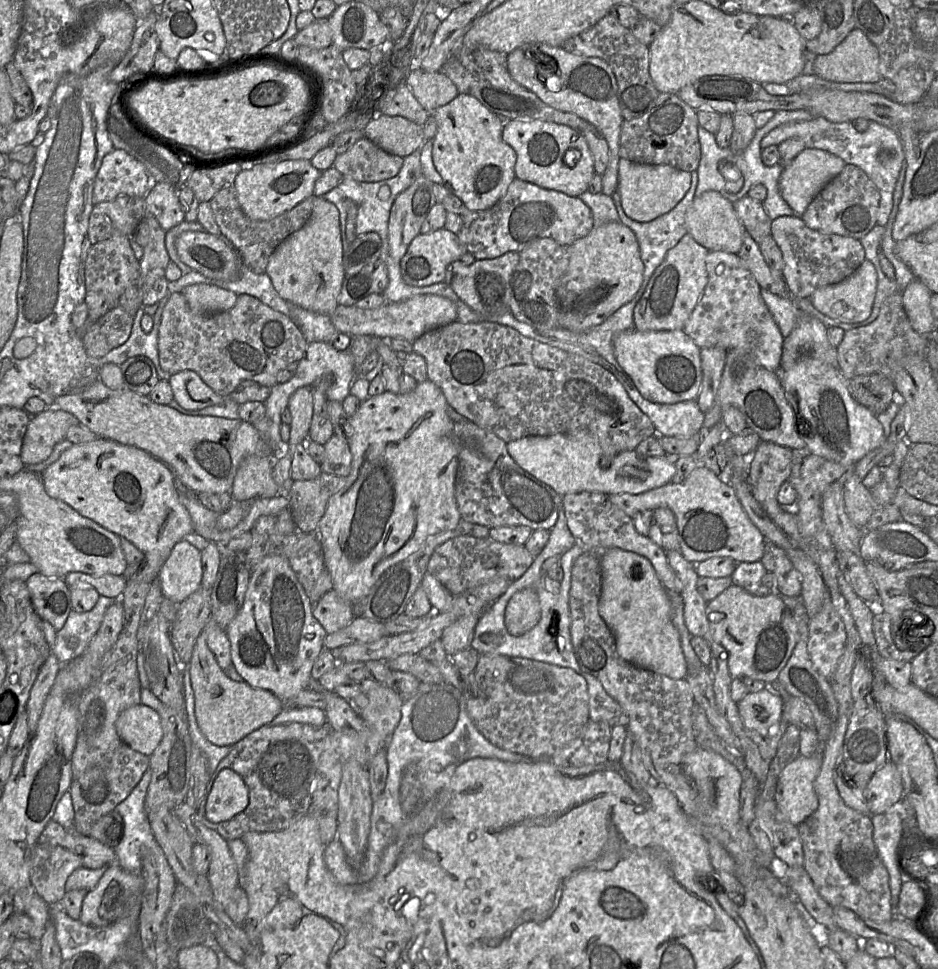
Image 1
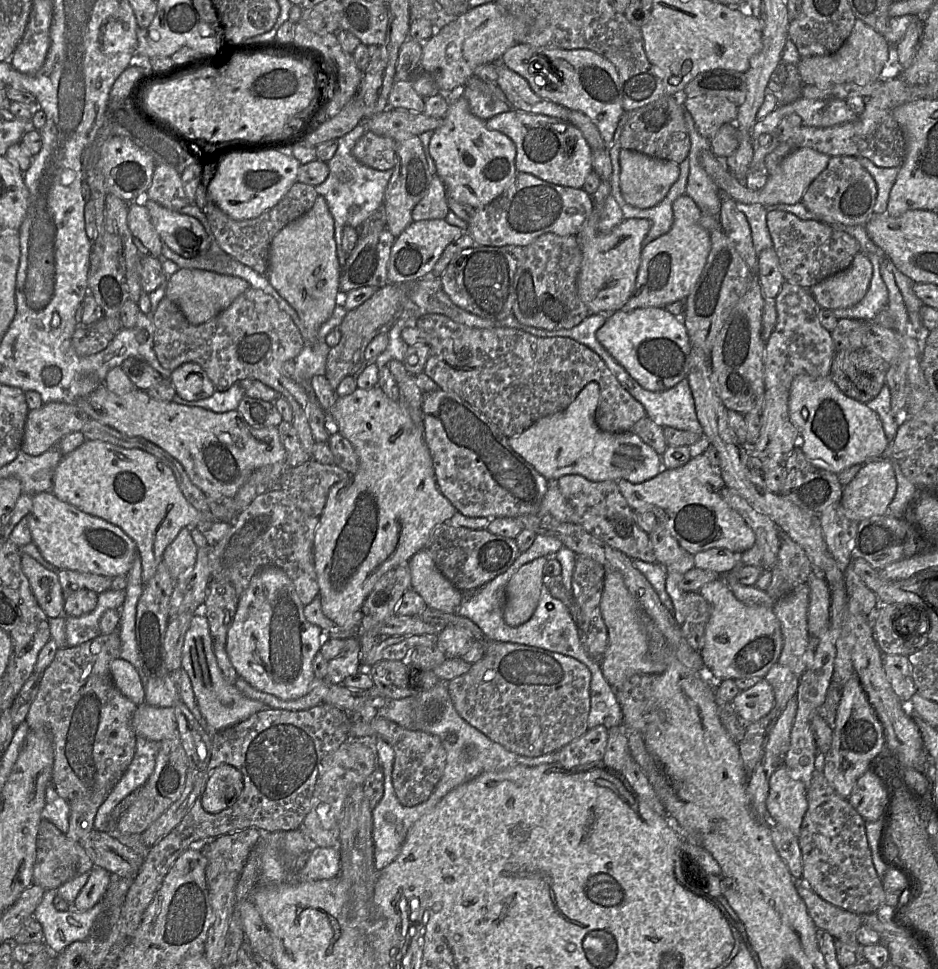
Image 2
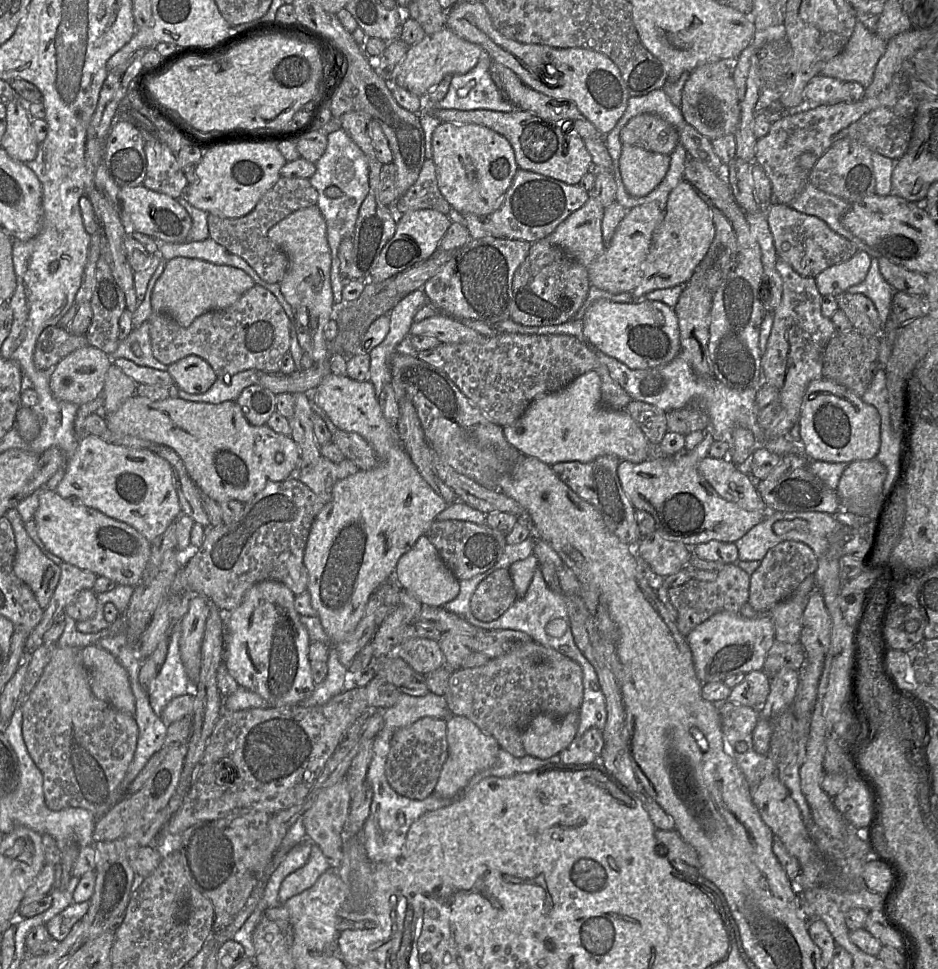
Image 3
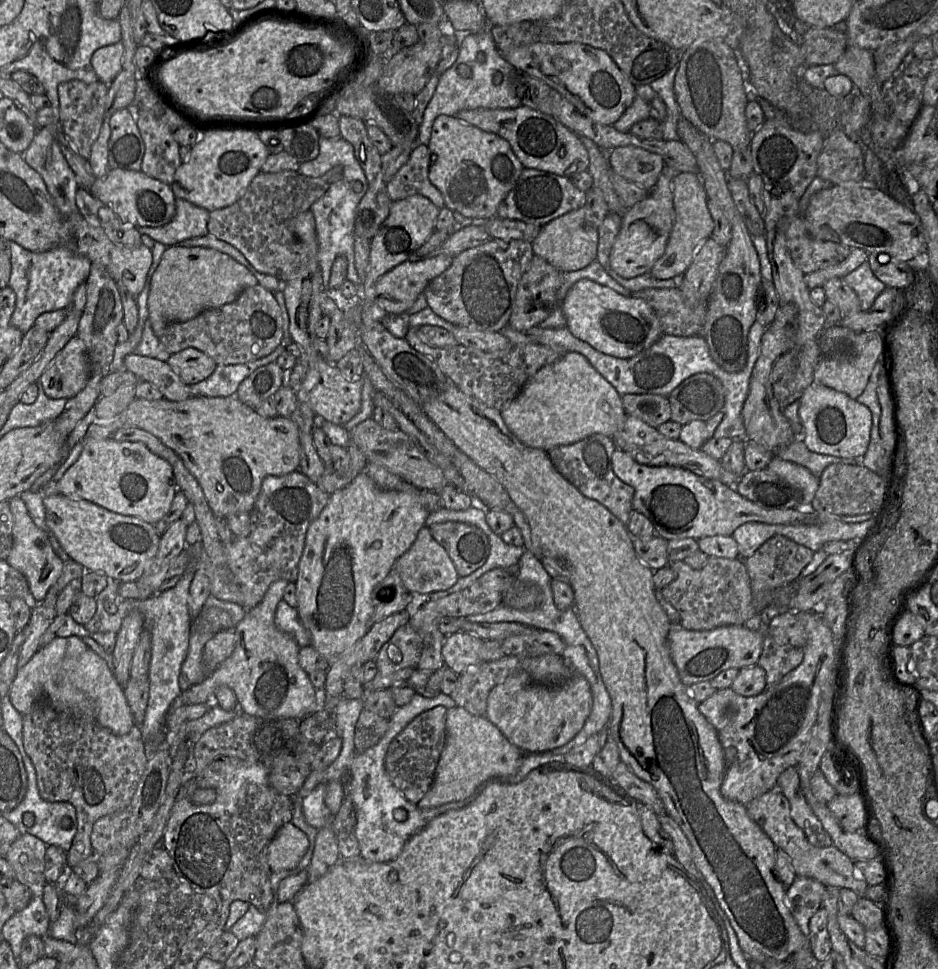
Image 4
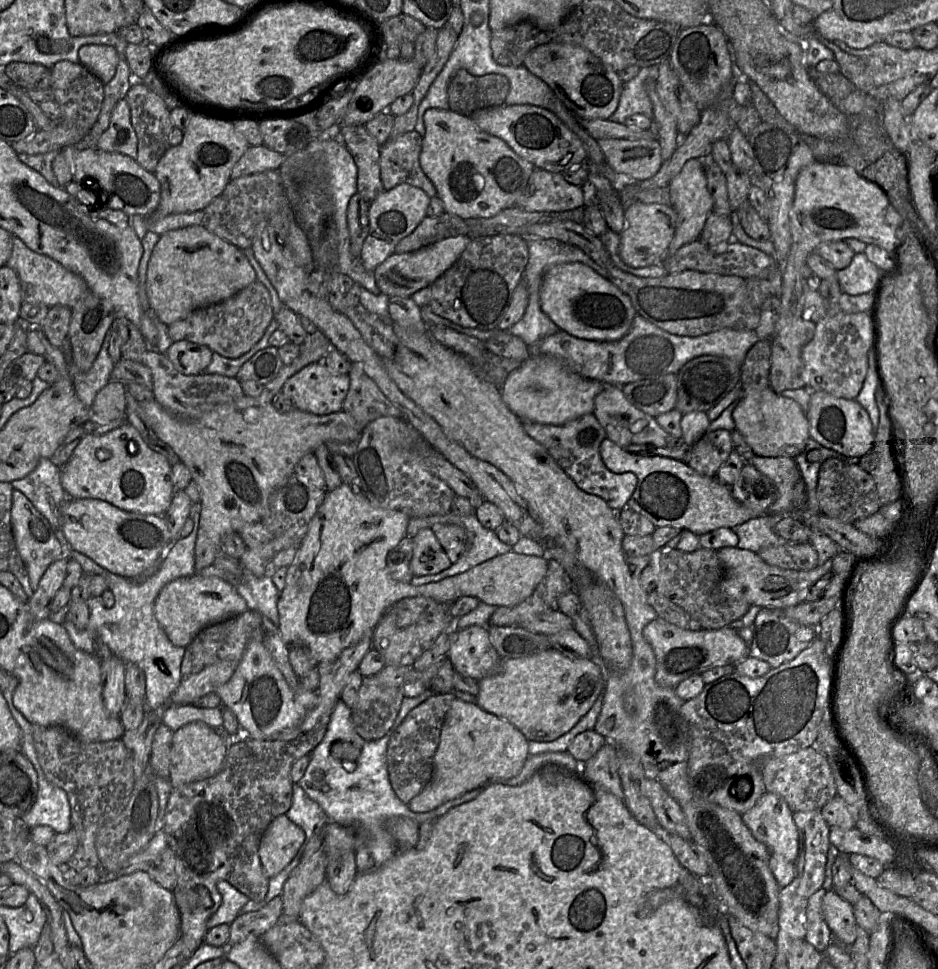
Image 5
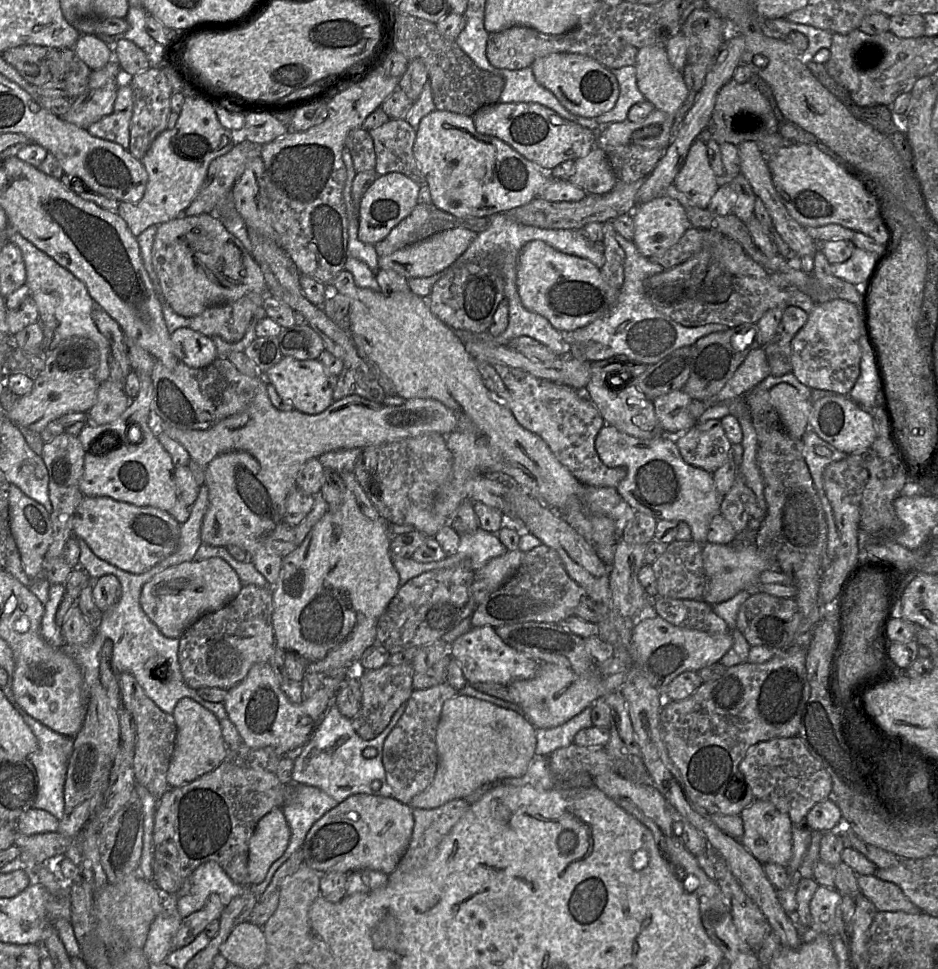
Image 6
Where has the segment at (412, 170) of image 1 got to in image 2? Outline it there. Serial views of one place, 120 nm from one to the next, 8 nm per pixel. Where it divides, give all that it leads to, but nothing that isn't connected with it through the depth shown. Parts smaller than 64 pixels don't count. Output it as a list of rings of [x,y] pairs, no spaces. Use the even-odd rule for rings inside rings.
[[[360,123],[349,133],[338,139],[337,151],[333,158],[327,162],[330,170],[329,176],[323,183],[315,186],[317,194],[325,198],[329,211],[334,218],[336,255],[341,272],[348,259],[348,255],[342,248],[342,231],[344,226],[350,225],[353,228],[360,227],[367,218],[383,205],[385,190],[393,172],[393,169],[386,171],[372,169],[355,159],[352,154],[352,149],[357,141],[363,136],[365,131],[365,125]],[[345,171],[350,171],[354,175],[353,180],[350,183],[342,182],[339,179],[339,174]],[[352,207],[355,209],[353,214],[350,212],[350,208]]]

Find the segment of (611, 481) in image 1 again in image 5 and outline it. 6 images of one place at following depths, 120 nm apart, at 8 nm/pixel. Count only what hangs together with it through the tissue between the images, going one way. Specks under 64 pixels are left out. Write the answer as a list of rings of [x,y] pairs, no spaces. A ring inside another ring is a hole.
[[[531,356],[509,374],[501,388],[501,397],[509,410],[522,421],[562,425],[582,415],[594,412],[595,397],[606,385],[571,371],[559,359]]]

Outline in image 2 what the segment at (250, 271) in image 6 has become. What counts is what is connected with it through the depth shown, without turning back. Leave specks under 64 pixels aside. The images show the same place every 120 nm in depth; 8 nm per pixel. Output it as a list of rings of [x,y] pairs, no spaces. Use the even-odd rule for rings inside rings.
[[[179,268],[166,280],[165,297],[179,307],[191,324],[199,325],[227,309],[238,296],[249,288],[250,284],[237,276],[201,269]]]

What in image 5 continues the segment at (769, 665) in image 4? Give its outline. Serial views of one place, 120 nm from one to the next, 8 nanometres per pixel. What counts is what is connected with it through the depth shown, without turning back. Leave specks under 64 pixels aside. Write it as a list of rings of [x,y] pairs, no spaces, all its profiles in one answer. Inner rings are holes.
[[[761,608],[753,622],[753,640],[749,656],[766,661],[771,668],[791,661],[799,653],[808,648],[818,636],[818,626],[806,626],[787,617],[784,609]]]

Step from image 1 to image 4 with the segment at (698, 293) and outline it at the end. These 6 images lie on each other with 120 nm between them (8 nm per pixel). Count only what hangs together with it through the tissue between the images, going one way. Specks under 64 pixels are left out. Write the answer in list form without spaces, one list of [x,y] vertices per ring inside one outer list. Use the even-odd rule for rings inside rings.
[[[676,173],[672,182],[672,191],[675,222],[663,255],[650,270],[652,276],[661,280],[680,279],[693,261],[698,248],[711,237],[714,230],[714,221],[707,204],[708,197],[699,174]]]

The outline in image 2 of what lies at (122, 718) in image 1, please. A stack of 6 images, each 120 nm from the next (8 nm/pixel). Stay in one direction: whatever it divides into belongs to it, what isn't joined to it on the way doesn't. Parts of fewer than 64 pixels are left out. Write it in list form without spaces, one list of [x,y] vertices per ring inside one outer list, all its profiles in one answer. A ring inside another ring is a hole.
[[[147,703],[139,705],[132,718],[137,736],[162,743],[177,734],[174,707],[155,707]]]

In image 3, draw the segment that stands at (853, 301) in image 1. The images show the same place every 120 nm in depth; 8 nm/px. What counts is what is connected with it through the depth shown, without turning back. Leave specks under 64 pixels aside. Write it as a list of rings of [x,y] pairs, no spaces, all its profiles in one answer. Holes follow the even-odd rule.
[[[857,251],[849,260],[830,266],[814,277],[821,296],[837,296],[851,286],[860,284],[867,276],[871,257]]]

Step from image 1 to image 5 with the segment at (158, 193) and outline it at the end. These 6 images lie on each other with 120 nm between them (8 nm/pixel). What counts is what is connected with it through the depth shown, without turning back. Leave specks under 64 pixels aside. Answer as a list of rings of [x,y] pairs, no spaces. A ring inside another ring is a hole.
[[[134,80],[126,101],[130,108],[131,124],[137,136],[136,162],[148,172],[154,173],[160,158],[169,149],[169,134],[173,127],[170,121],[170,111],[164,100],[146,87],[141,80]]]

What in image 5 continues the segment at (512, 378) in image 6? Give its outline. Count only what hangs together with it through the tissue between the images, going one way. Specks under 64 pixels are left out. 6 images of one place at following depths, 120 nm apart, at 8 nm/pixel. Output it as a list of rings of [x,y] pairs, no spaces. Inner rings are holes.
[[[594,413],[582,415],[562,425],[522,421],[522,426],[529,436],[546,448],[557,465],[581,490],[599,496],[616,513],[626,508],[636,489],[637,477],[632,472],[615,474],[605,466],[600,445],[607,436]]]

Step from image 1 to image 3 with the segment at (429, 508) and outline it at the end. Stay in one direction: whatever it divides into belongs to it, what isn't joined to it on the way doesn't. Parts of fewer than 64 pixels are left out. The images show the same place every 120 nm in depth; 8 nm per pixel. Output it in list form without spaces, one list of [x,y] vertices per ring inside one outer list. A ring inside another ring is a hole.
[[[326,375],[314,389],[314,401],[328,415],[337,429],[354,432],[373,448],[379,464],[370,470],[337,481],[332,499],[315,517],[309,532],[303,562],[308,574],[307,592],[311,605],[332,646],[348,638],[362,620],[374,591],[393,579],[399,558],[412,549],[419,537],[425,535],[447,504],[422,478],[406,451],[396,426],[390,424],[381,410],[375,388],[370,381],[358,382],[348,376]]]

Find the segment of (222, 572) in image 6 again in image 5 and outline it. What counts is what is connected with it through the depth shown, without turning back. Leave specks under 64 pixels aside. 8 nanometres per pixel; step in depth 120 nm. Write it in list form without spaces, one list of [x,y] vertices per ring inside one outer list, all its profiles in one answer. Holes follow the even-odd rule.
[[[200,572],[180,577],[167,583],[154,603],[154,614],[169,640],[176,646],[187,647],[204,628],[236,617],[248,609],[246,601],[235,586],[217,576],[204,576]]]

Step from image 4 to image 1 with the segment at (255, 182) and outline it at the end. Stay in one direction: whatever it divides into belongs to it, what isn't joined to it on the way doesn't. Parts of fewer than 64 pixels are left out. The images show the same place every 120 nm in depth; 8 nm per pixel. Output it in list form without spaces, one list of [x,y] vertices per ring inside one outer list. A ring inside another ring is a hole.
[[[233,185],[218,191],[210,200],[210,205],[221,234],[231,241],[243,264],[252,272],[261,274],[266,272],[269,258],[276,247],[308,221],[312,212],[314,197],[312,195],[304,199],[291,210],[267,221],[252,220],[244,214]]]

